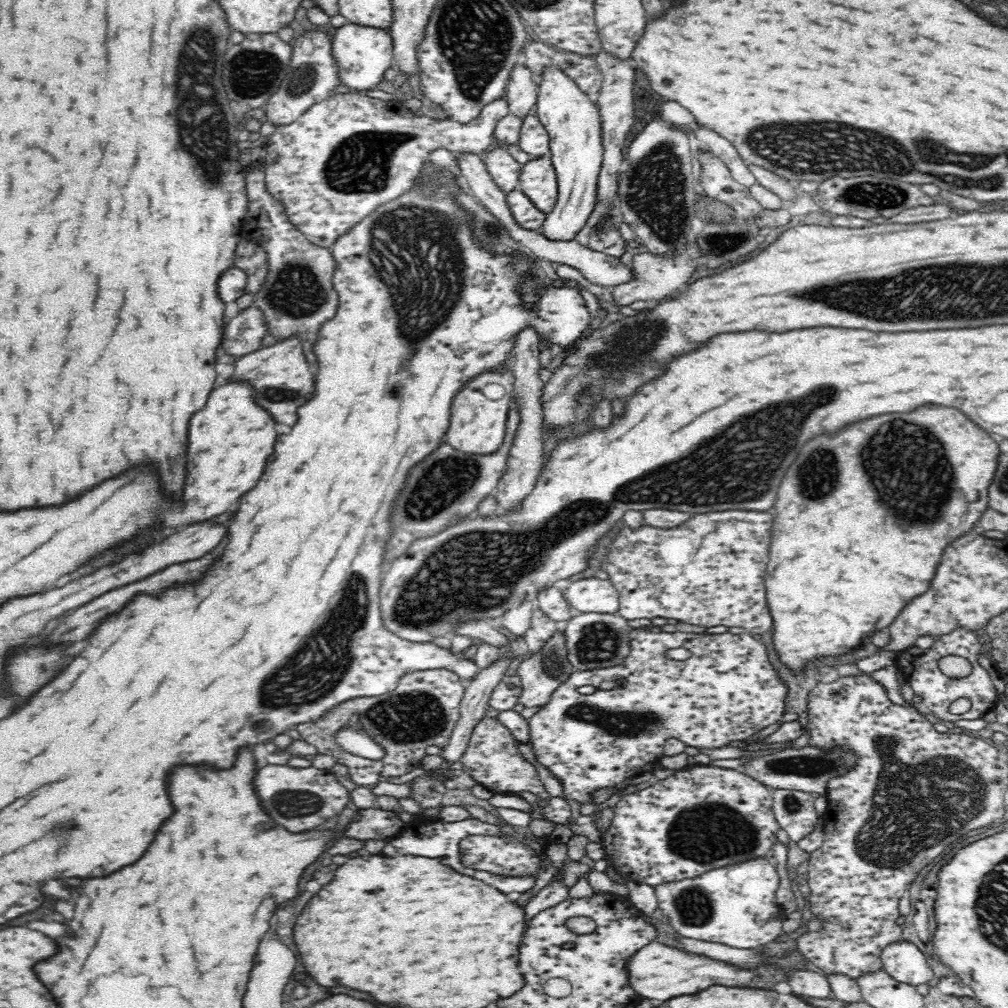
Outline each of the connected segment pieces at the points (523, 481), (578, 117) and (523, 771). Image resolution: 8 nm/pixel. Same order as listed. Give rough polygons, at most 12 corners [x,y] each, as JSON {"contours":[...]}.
{"contours":[[[524,328],[508,362],[518,425],[494,492],[517,511],[542,466],[539,333]],[[547,68],[539,121],[558,190],[539,232],[571,241],[597,205],[597,106]],[[497,718],[476,722],[458,761],[493,794],[549,794]]]}

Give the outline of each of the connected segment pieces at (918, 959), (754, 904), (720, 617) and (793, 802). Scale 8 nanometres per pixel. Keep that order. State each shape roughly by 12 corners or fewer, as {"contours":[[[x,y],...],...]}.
{"contours":[[[909,940],[882,949],[883,969],[898,982],[932,980],[925,949]],[[773,856],[654,887],[686,938],[758,948],[781,936]],[[772,512],[624,526],[616,614],[773,631]],[[774,788],[773,813],[798,842],[818,824],[814,796]]]}

